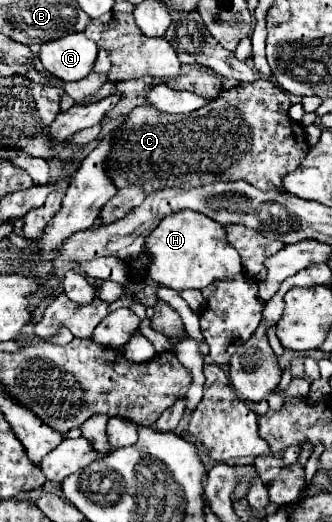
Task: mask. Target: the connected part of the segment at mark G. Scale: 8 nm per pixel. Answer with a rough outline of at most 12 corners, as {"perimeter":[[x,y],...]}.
{"perimeter":[[84,33],[44,43],[42,65],[62,81],[84,79],[98,45]]}

